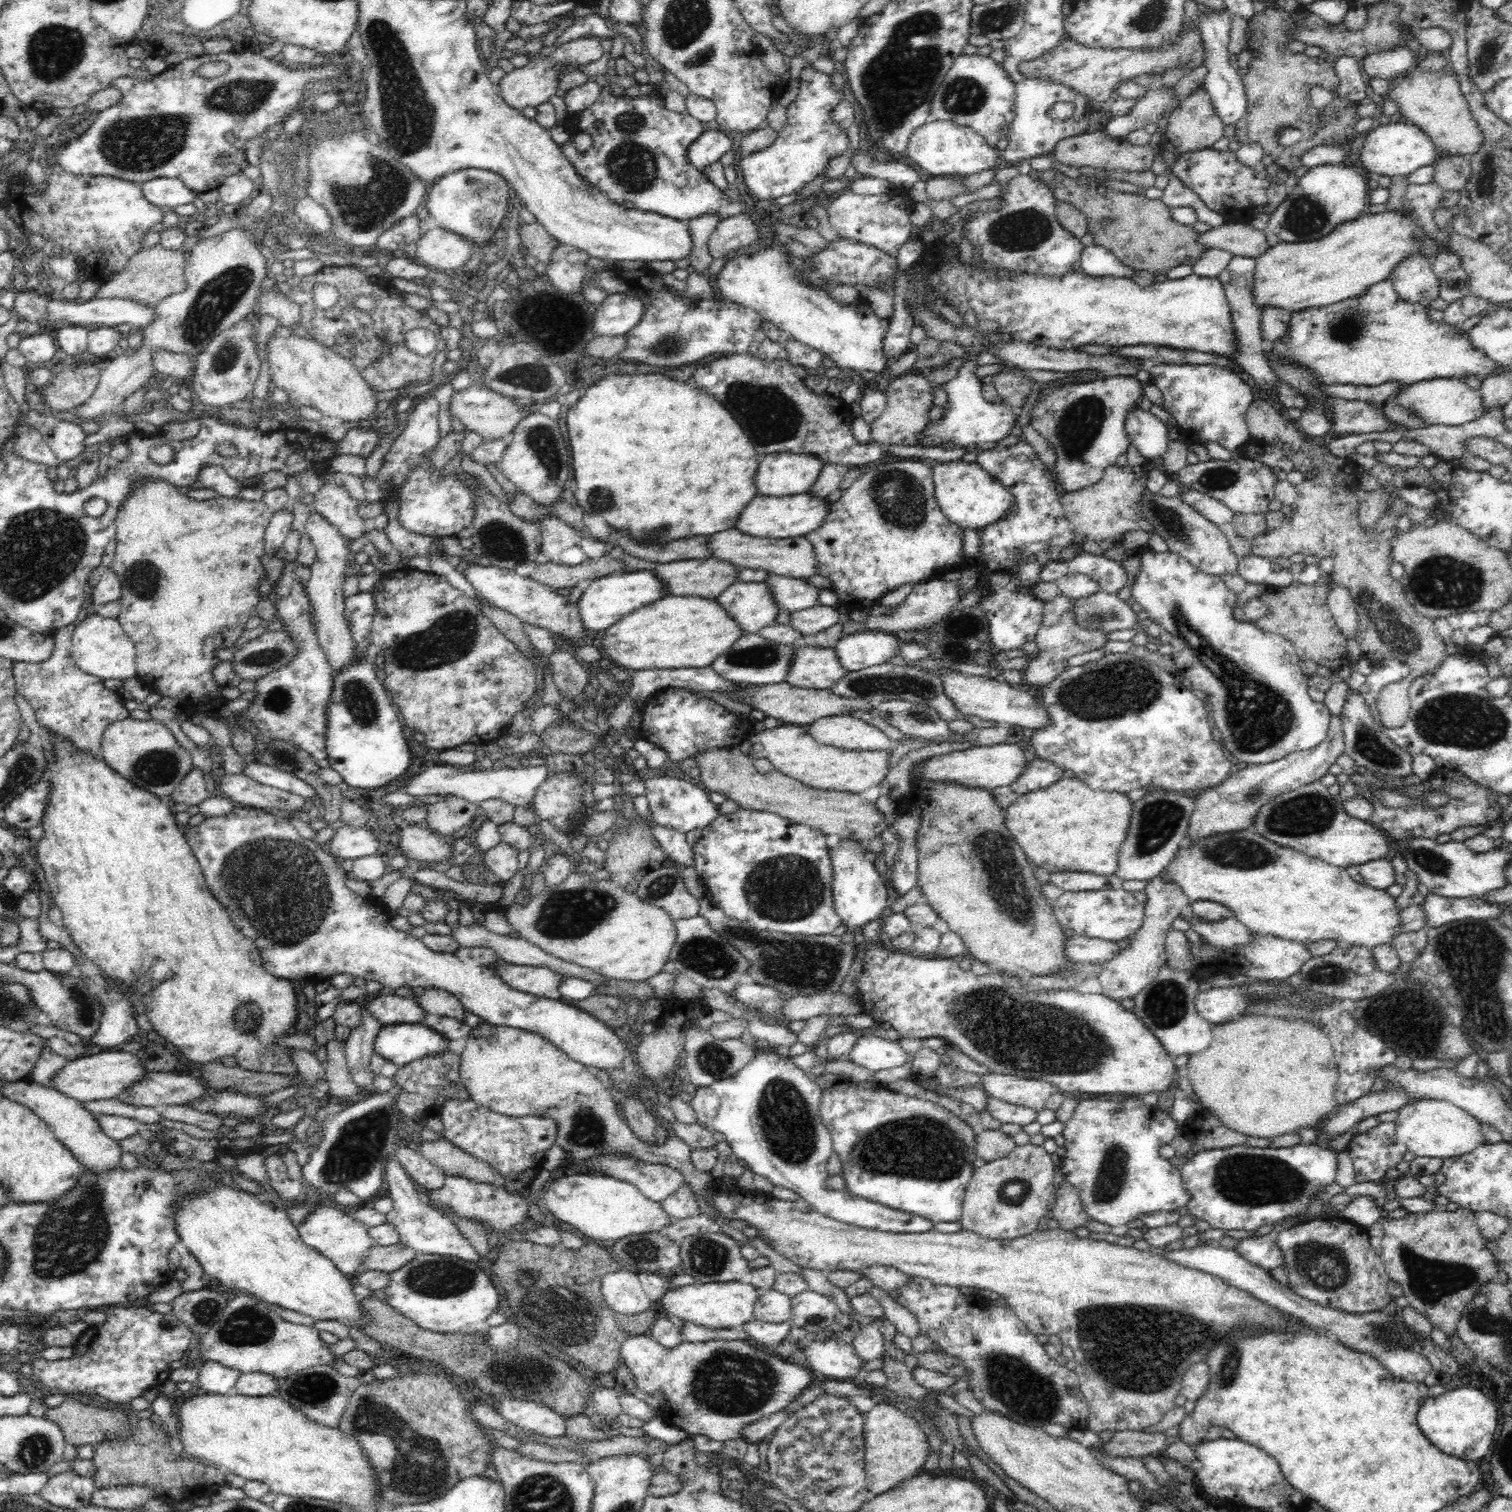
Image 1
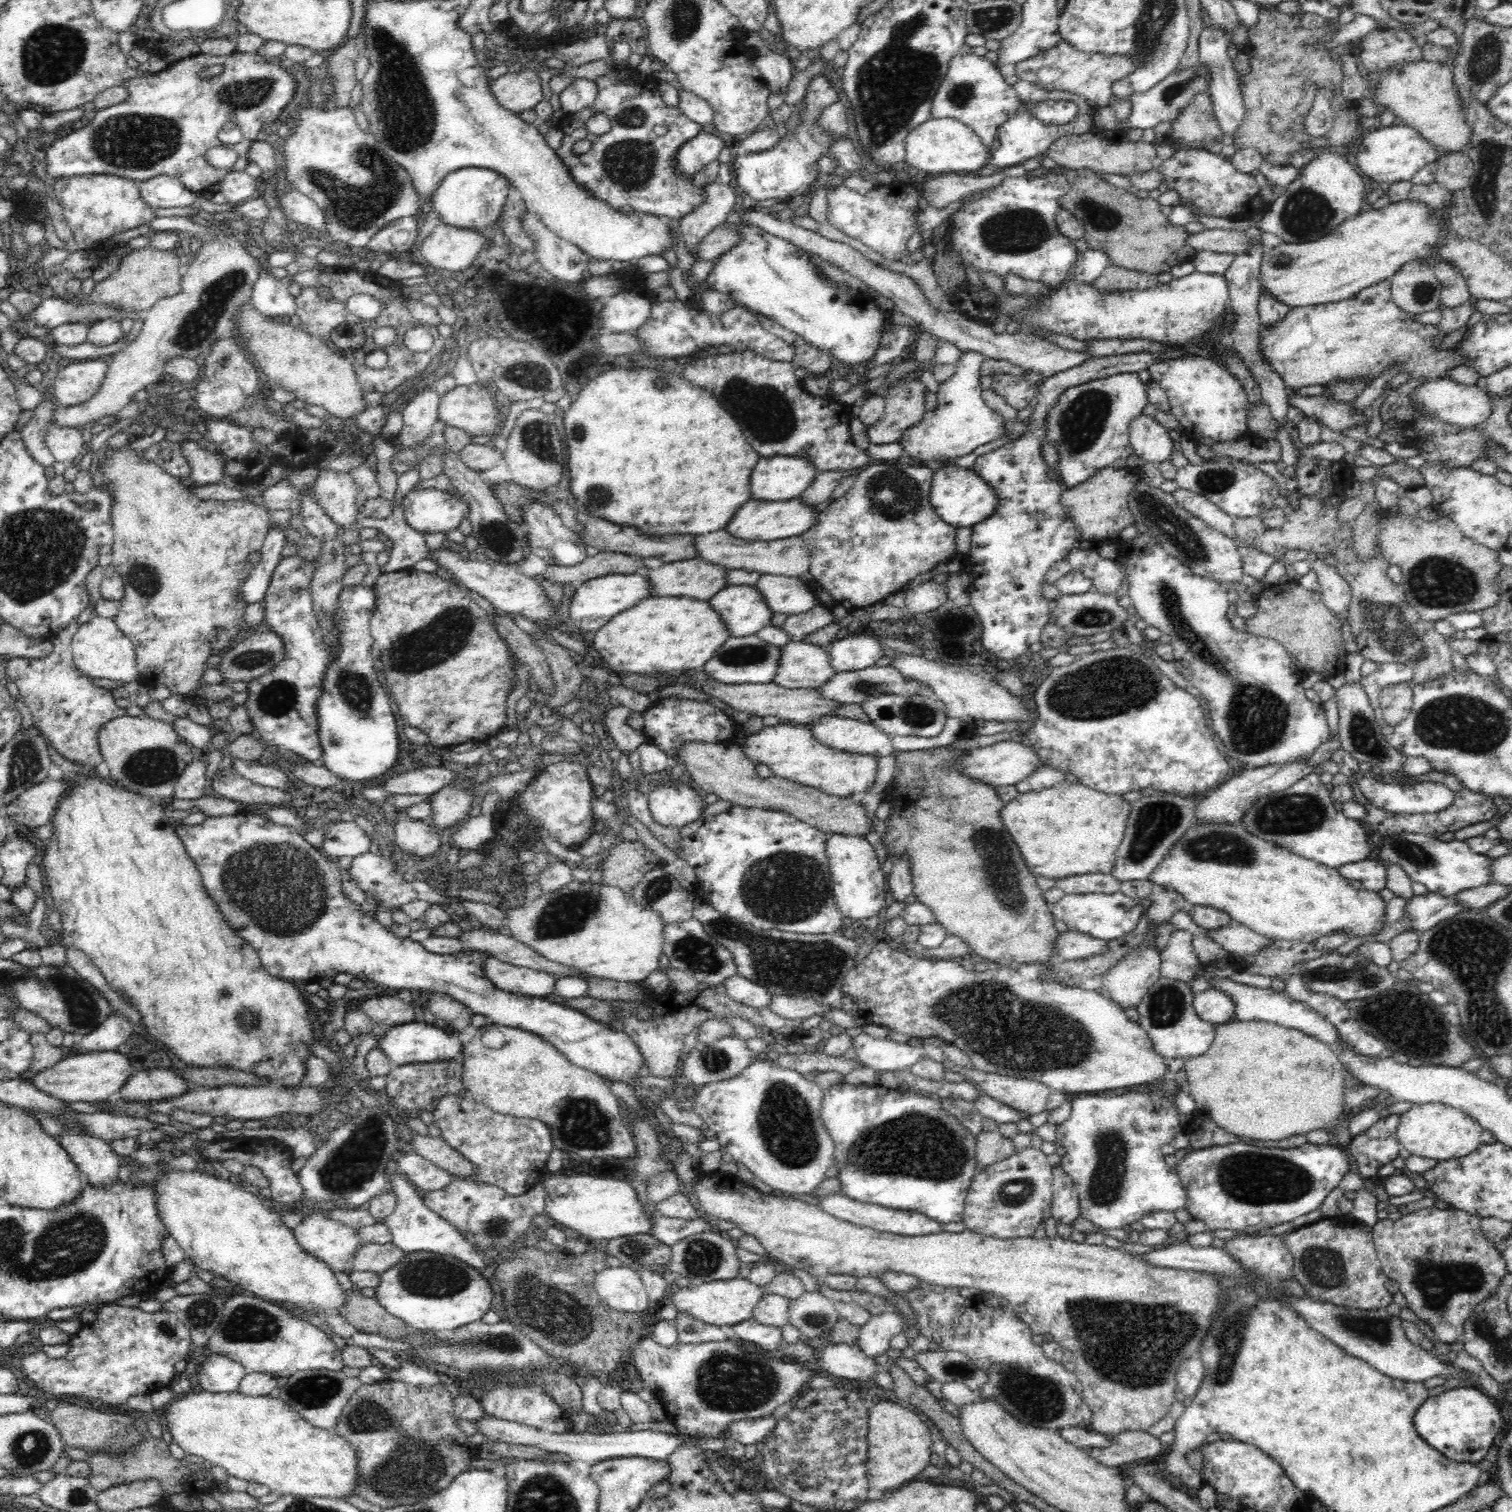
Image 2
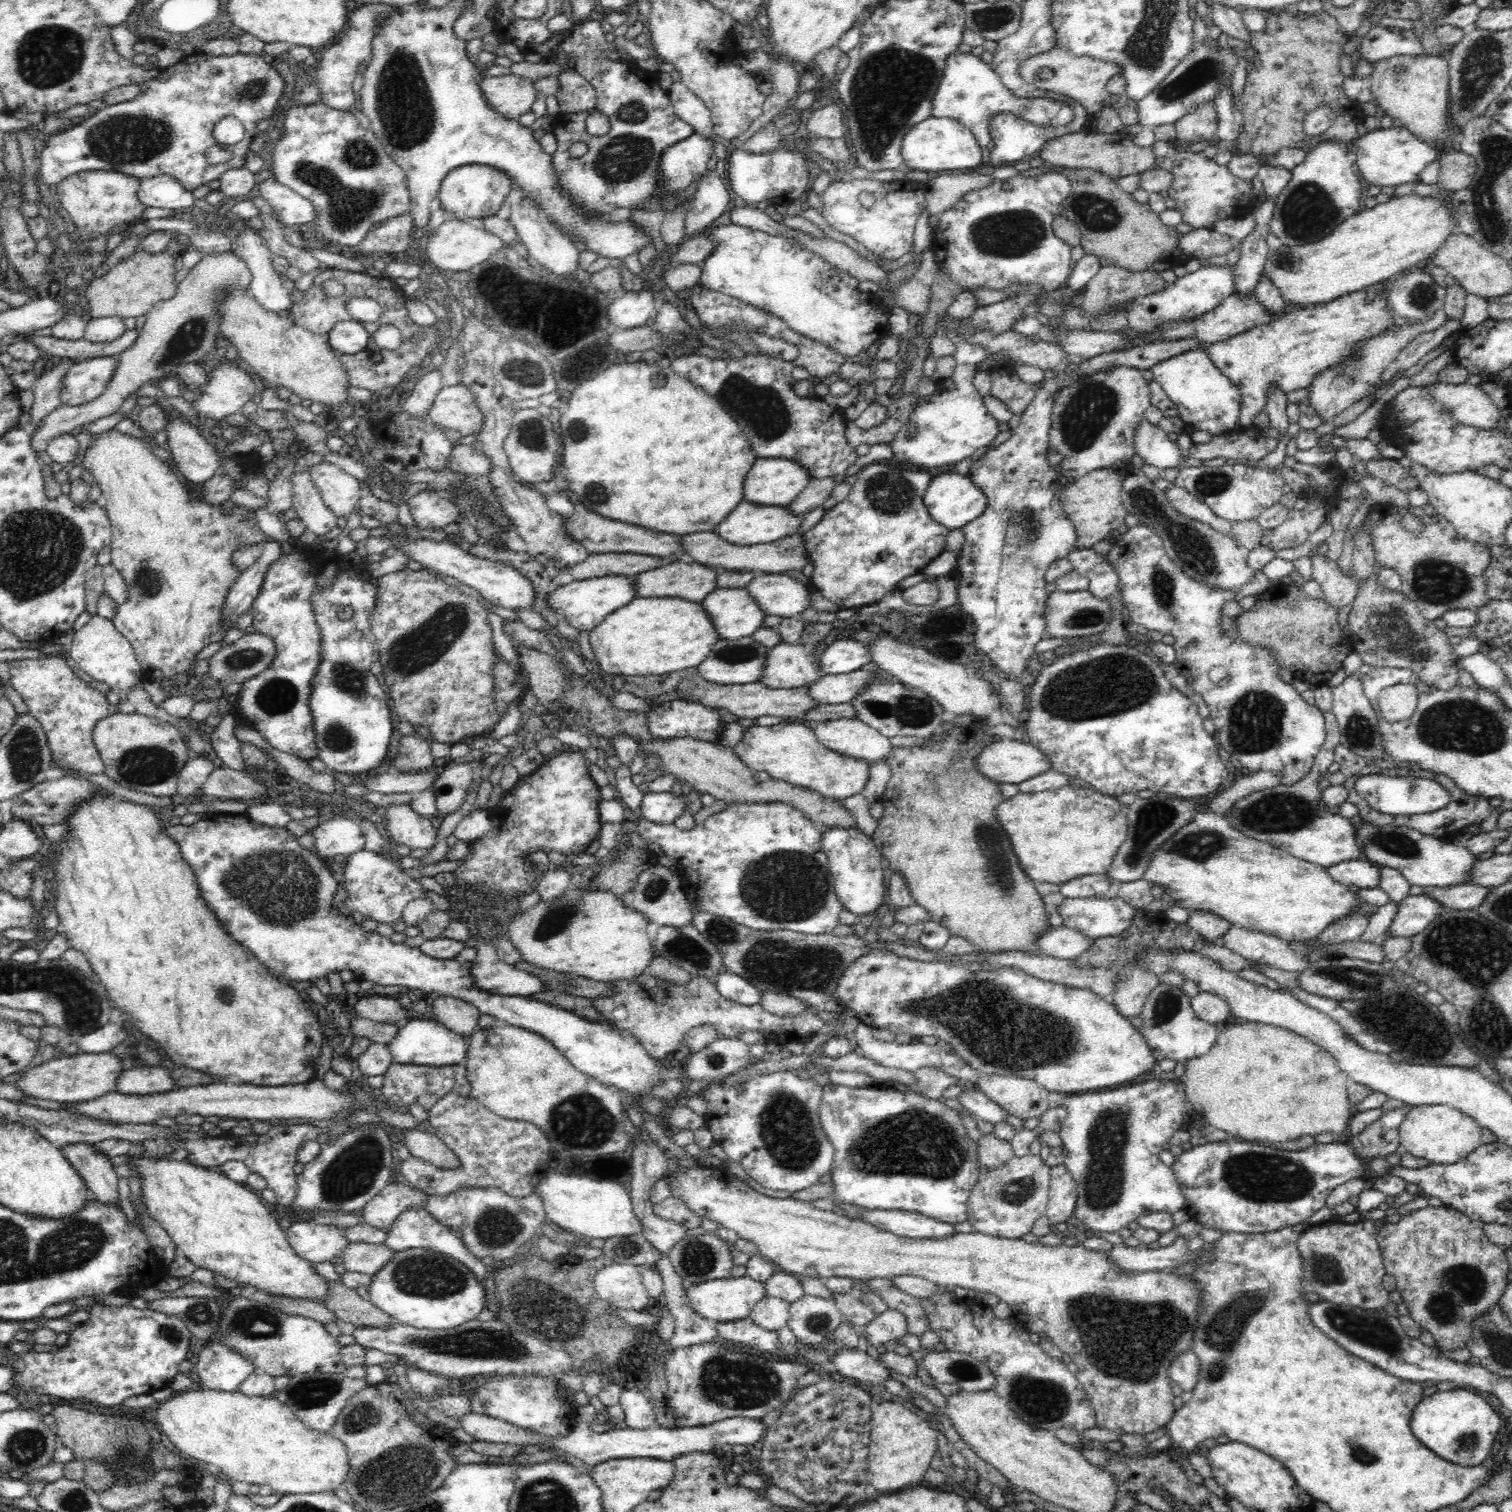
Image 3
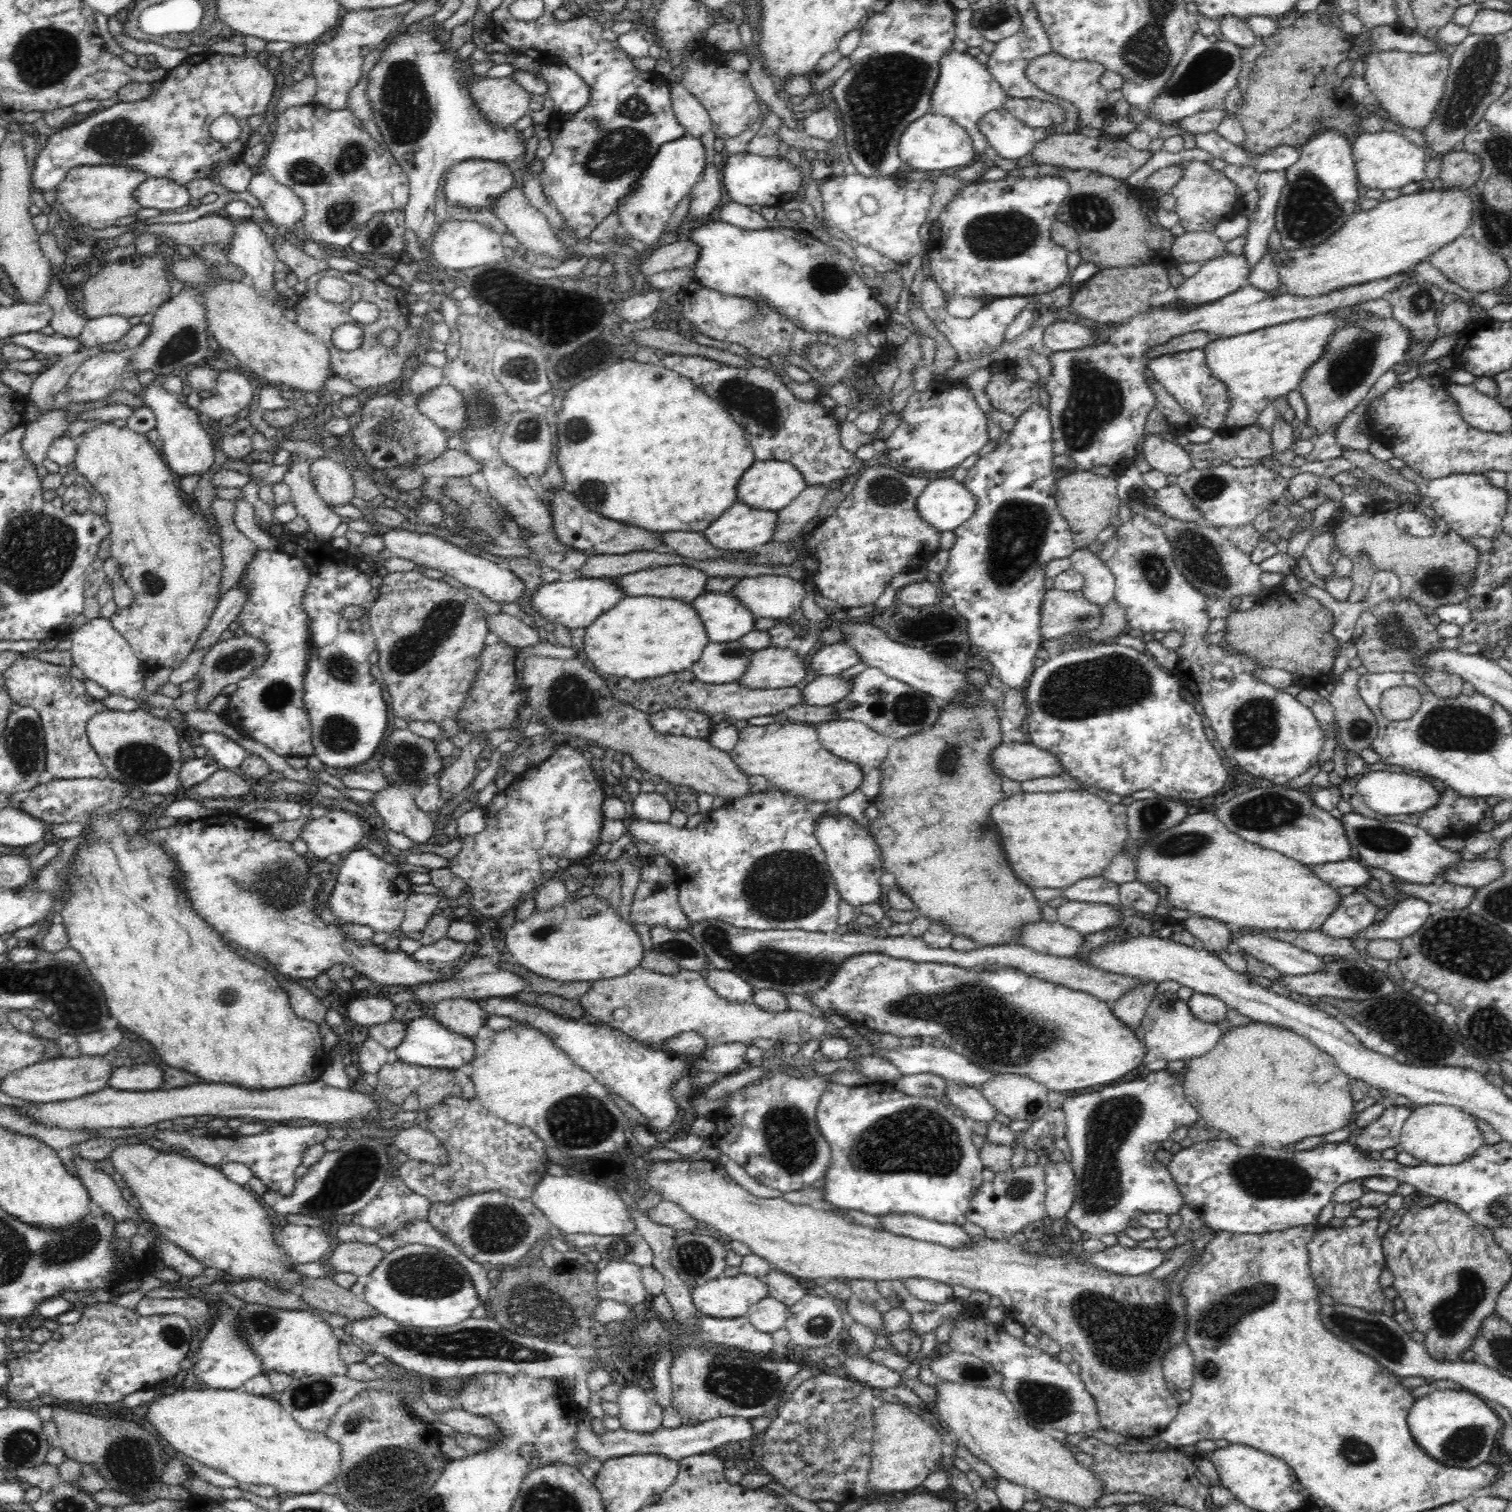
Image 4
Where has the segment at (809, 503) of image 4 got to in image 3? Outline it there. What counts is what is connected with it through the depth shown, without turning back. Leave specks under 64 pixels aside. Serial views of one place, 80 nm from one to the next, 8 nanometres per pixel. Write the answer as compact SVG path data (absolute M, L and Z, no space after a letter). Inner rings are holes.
M834 476L832 478L811 479L806 488L789 504L789 512L805 517L806 514L828 500L832 489L836 485Z

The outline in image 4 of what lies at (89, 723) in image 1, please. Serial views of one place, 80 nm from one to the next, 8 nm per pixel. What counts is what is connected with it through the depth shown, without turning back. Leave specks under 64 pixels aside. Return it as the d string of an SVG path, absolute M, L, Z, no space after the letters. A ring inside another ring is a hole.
M20 657L1 674L13 702L34 708L40 716L45 731L45 770L52 774L52 780L99 778L105 775L102 759L87 737L86 724L90 718L94 718L94 714L110 709L100 699L86 692L84 682L73 677L70 670L62 665L47 664L27 657Z

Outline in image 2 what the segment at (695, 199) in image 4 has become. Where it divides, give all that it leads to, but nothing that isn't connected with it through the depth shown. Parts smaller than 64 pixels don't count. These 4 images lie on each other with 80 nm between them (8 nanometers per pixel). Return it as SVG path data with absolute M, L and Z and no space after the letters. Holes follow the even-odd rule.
M712 182L706 184L704 191L706 202L678 220L679 232L692 256L697 249L695 247L704 240L708 232L724 224L728 213L736 204L735 190L727 184Z

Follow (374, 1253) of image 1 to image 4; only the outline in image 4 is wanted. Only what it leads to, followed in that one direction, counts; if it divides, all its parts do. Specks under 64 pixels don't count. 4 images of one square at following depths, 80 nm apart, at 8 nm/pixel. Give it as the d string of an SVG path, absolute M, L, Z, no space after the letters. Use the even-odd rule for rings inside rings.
M341 1242L330 1258L323 1263L338 1272L348 1272L356 1277L369 1276L386 1253L376 1244Z

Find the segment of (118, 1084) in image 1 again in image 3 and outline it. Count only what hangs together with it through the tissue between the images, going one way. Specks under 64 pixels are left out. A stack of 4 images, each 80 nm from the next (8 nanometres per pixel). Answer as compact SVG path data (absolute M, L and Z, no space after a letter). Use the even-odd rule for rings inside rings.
M110 1052L102 1054L78 1053L76 1055L58 1056L40 1065L29 1067L23 1076L14 1082L23 1094L32 1098L52 1100L52 1102L77 1103L94 1100L117 1086L118 1075L123 1071L120 1058Z

